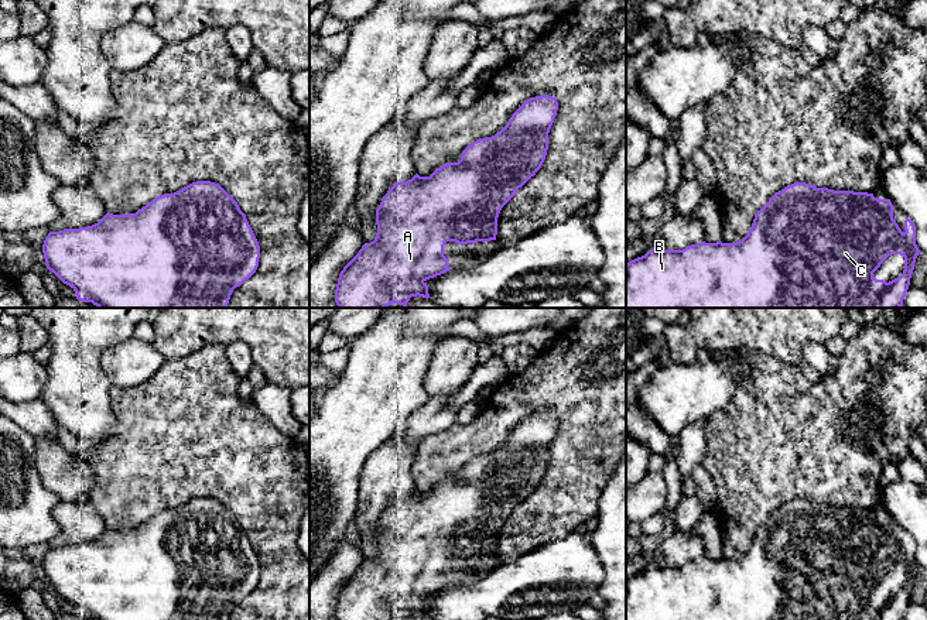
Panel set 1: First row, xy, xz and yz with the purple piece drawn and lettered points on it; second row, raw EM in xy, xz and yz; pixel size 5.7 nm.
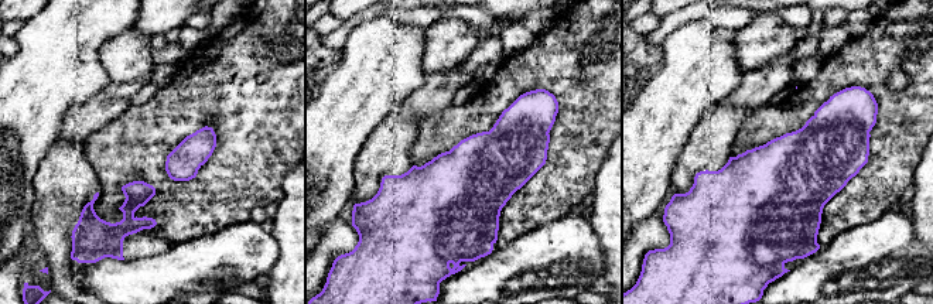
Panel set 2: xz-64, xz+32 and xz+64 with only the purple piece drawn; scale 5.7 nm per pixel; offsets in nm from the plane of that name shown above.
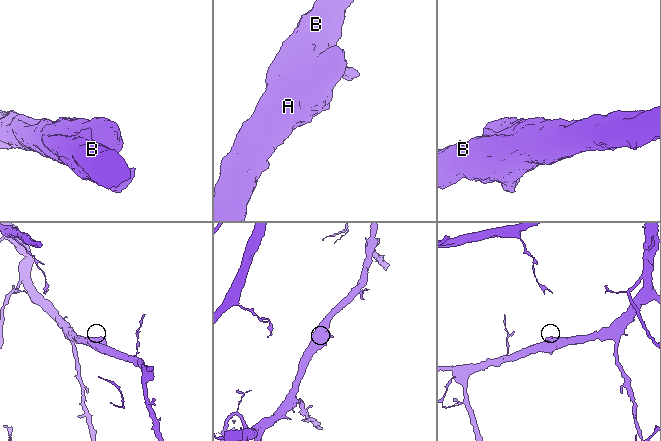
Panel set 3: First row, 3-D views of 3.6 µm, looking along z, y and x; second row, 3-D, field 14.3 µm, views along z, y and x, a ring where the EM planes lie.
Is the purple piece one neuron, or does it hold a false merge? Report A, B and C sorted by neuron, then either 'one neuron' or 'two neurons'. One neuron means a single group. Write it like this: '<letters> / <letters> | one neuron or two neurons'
A B C | one neuron

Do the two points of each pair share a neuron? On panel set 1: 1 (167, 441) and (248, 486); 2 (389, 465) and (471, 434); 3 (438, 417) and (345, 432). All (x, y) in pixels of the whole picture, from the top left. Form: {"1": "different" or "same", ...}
{"1": "same", "2": "different", "3": "different"}

